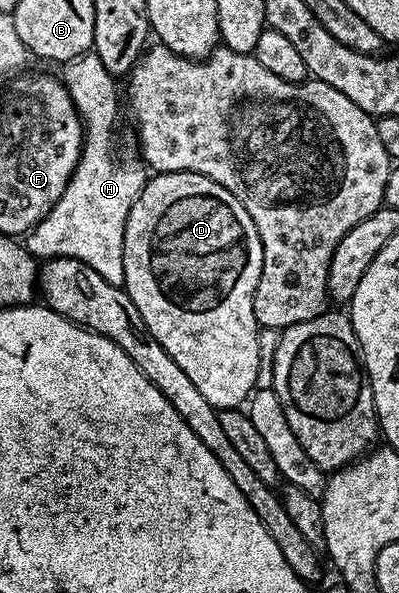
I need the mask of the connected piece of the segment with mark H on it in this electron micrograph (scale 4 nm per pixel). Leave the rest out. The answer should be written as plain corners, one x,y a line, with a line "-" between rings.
88,51
82,57
66,62
62,69
61,80
83,121
83,150
61,199
57,199
53,211
26,234
25,244
36,259
77,259
93,267
101,279
122,286
125,279
125,223
137,195
143,190
144,170
122,165
115,158
115,124
119,121
121,93
115,90
116,78
105,71
101,59
97,59
93,51

